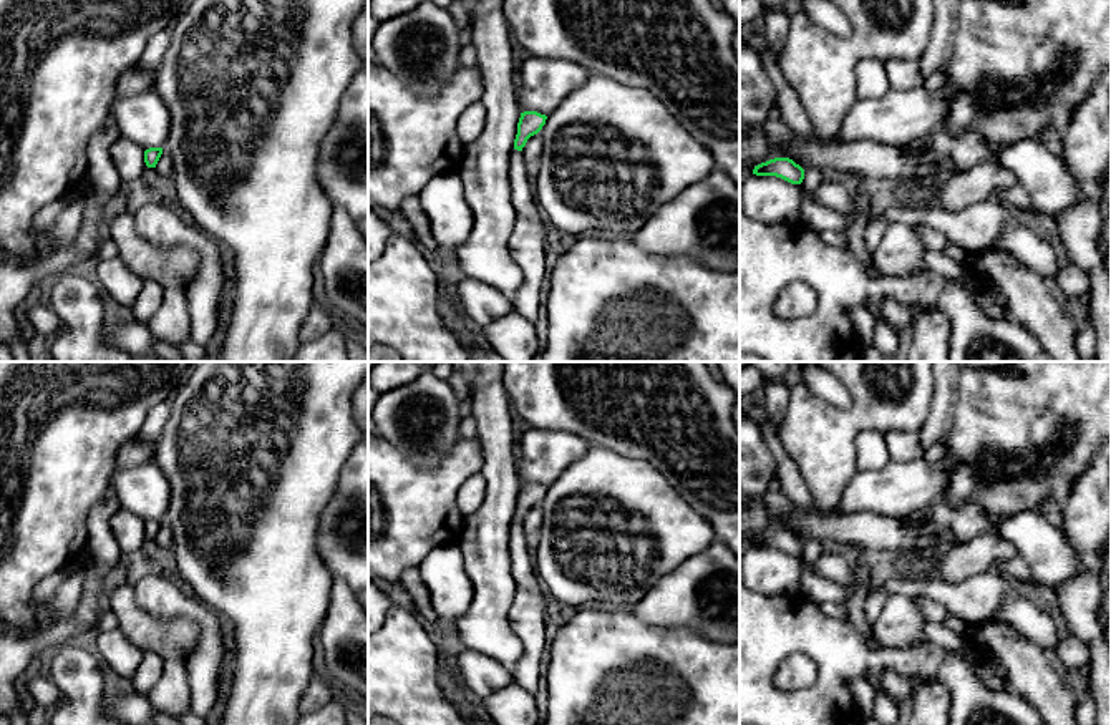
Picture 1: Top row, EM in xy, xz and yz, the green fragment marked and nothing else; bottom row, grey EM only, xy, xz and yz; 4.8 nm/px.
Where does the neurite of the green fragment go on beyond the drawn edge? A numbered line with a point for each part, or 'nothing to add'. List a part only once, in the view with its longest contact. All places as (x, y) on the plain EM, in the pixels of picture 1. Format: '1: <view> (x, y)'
1: xz (523, 568)

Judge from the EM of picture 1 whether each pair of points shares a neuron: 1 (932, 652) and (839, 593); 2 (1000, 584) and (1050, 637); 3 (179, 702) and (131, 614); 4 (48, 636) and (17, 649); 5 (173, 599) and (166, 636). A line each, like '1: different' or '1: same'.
1: different
2: different
3: same
4: same
5: different

